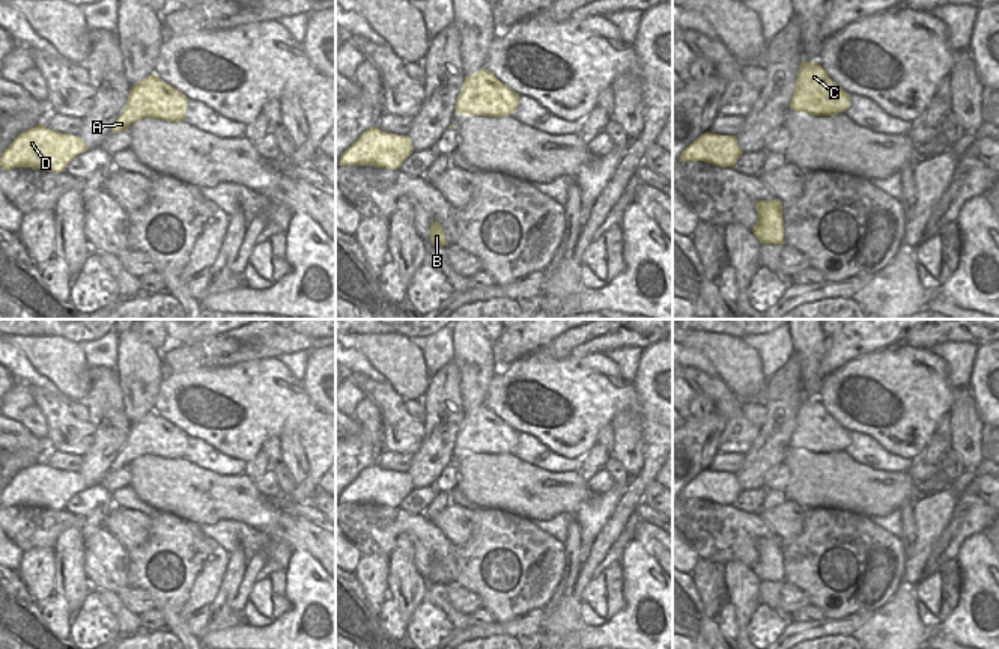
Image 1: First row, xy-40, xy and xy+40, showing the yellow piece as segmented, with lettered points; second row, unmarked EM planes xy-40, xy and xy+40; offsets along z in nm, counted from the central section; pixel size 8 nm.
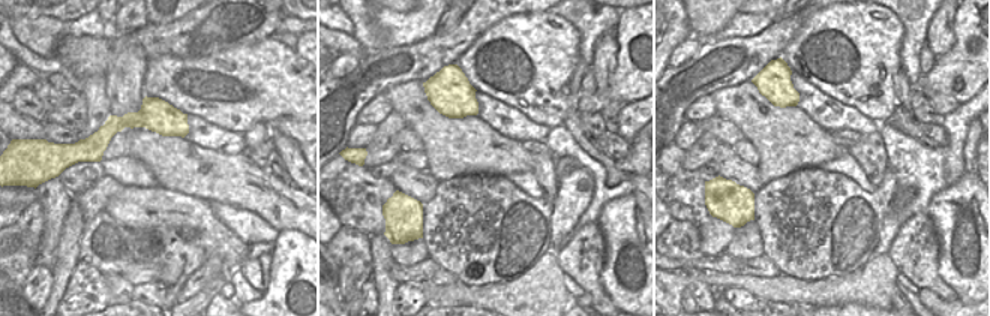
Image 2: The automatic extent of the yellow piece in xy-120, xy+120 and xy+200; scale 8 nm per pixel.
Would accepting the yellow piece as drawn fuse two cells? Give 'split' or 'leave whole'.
leave whole

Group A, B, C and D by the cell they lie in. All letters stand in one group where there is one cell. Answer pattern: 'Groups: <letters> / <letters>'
Groups: A B C D.

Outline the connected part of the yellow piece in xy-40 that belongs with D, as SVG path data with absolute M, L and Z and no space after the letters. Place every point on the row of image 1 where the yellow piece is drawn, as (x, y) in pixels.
M44 123L23 131L2 154L0 167L32 167L35 170L65 172L80 154L89 151L80 136L62 134Z

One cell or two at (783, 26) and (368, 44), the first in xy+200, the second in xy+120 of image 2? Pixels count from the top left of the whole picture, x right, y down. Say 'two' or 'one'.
two

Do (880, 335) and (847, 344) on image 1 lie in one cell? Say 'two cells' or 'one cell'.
one cell

